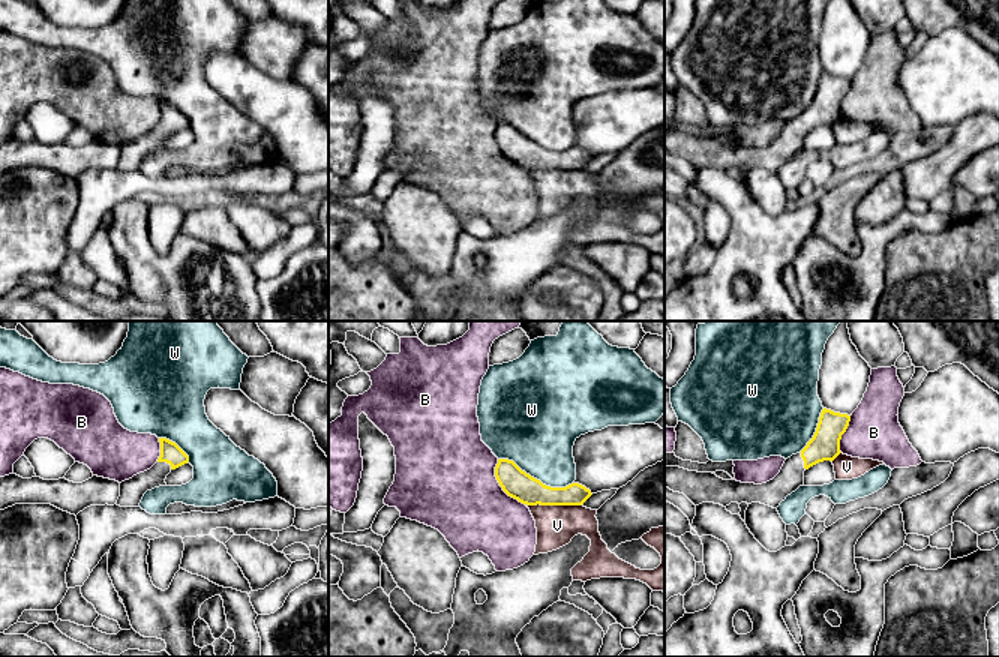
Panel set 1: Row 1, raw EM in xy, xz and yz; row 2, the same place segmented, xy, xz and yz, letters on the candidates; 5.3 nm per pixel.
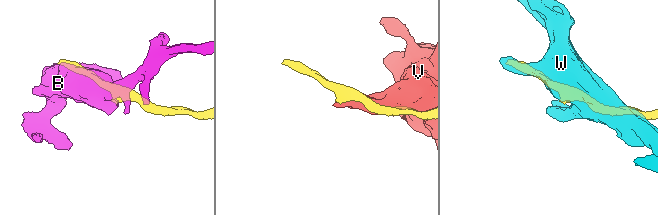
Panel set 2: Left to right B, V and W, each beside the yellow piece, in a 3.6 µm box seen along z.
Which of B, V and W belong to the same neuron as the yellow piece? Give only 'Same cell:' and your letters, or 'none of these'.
Same cell: none of these

